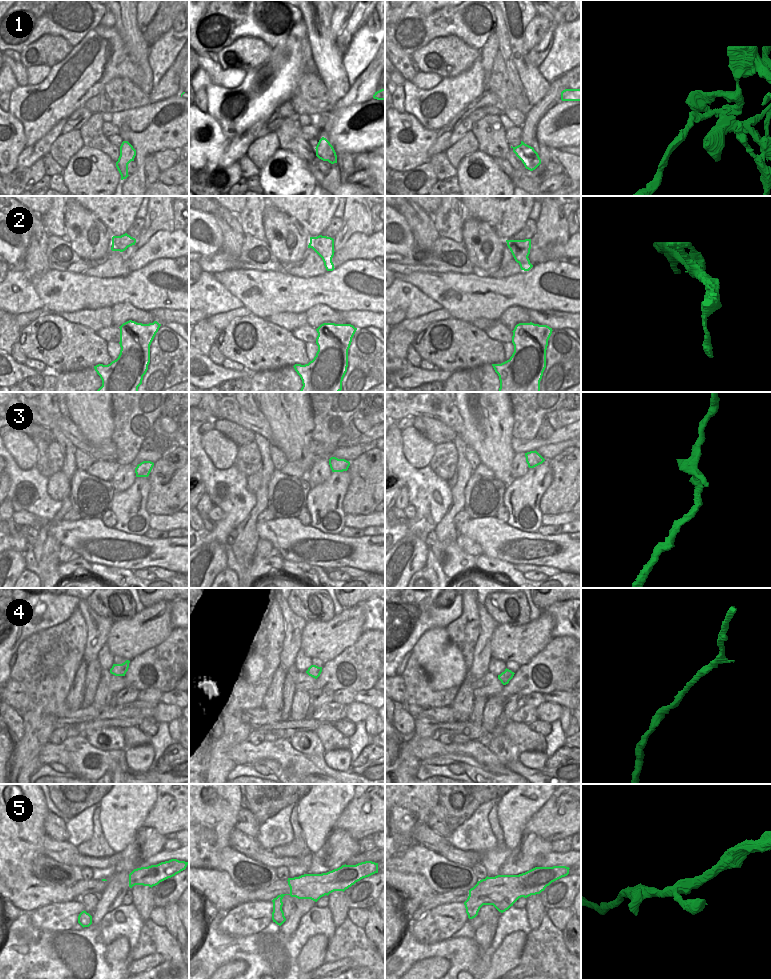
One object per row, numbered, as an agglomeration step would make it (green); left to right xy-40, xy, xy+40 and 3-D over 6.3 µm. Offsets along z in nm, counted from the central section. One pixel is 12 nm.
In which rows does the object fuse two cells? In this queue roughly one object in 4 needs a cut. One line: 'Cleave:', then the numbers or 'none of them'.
Cleave: 1

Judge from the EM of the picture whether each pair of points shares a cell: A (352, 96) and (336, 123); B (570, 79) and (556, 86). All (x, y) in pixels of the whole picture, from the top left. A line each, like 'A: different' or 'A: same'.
A: different
B: different

